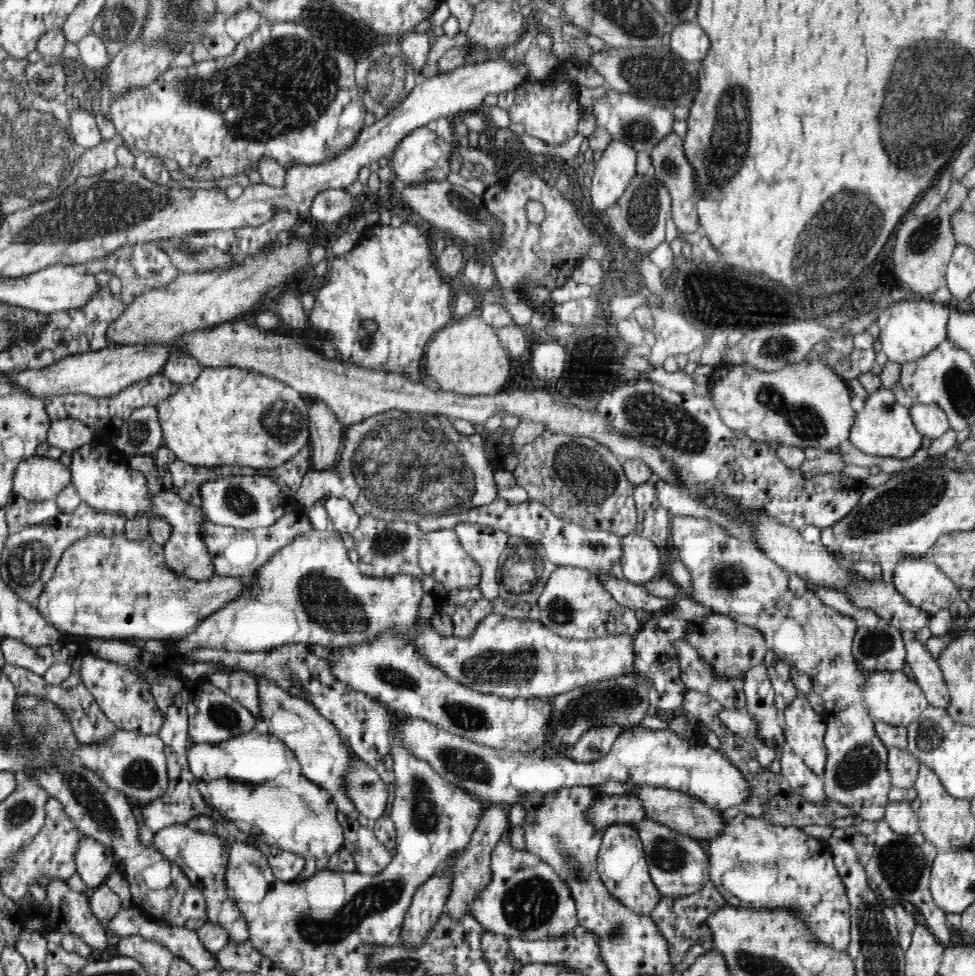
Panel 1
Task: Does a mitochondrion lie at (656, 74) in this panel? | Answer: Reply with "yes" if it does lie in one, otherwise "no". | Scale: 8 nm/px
yes

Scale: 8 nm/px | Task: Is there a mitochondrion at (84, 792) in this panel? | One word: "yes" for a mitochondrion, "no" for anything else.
yes

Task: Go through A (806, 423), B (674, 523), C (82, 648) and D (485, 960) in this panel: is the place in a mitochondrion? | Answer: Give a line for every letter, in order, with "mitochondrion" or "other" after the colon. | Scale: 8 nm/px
A: mitochondrion
B: other
C: other
D: other

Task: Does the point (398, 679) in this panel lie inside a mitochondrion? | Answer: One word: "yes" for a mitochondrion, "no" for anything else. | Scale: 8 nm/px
yes

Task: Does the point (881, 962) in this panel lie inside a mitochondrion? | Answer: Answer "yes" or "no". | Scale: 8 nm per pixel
yes

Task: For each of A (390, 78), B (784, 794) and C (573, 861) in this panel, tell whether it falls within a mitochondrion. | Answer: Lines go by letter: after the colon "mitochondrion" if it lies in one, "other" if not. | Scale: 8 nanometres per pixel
A: mitochondrion
B: other
C: mitochondrion

